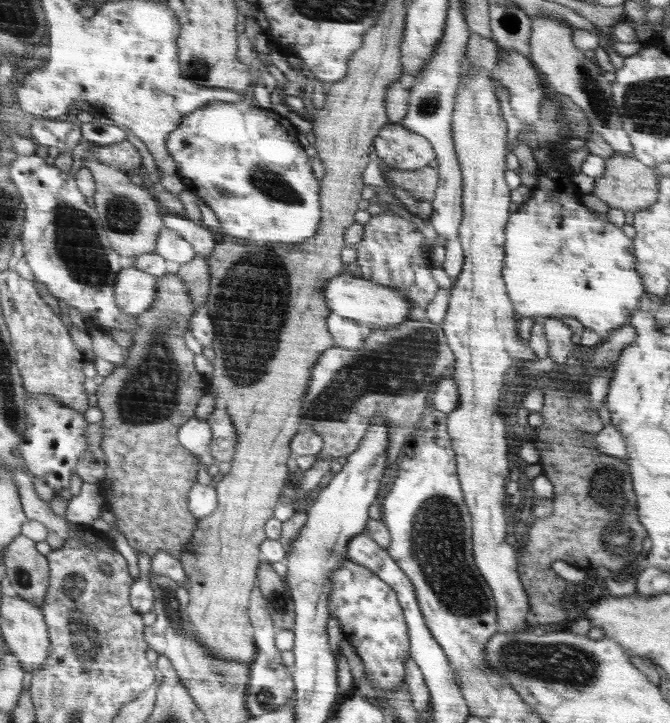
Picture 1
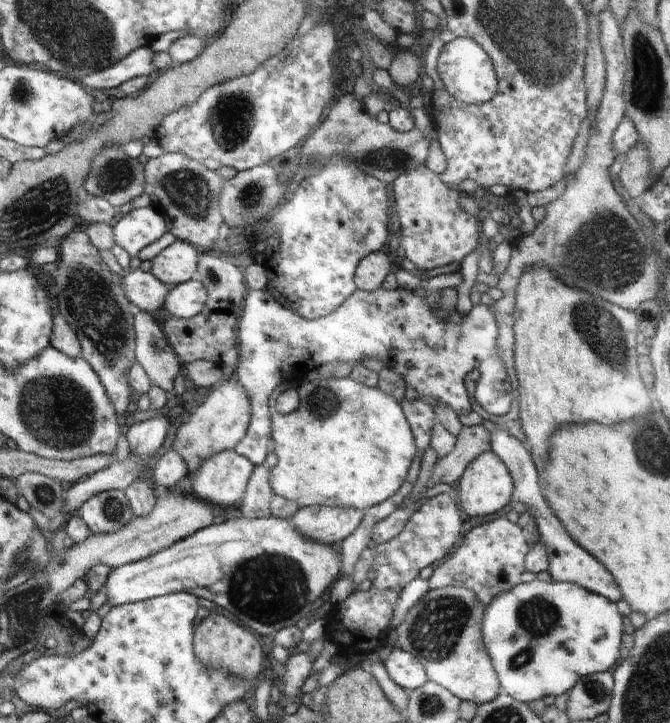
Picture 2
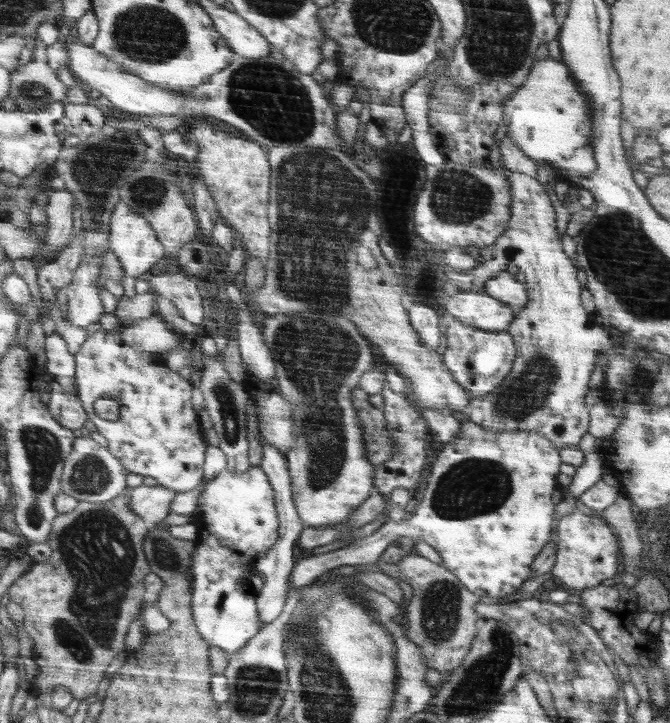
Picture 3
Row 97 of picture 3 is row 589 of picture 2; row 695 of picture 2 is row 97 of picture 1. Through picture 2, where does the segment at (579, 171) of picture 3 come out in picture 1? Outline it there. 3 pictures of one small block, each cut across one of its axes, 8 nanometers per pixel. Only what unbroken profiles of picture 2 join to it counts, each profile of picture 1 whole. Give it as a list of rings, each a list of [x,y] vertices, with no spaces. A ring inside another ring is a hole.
[[[499,47],[496,66],[491,76],[500,80],[510,94],[510,106],[514,110],[514,116],[521,123],[520,131],[516,135],[517,142],[530,146],[532,150],[549,148],[550,166],[540,169],[538,174],[550,180],[550,186],[554,188],[554,196],[550,194],[552,190],[546,190],[548,194],[542,196],[533,194],[532,198],[520,205],[518,212],[511,216],[507,224],[507,258],[503,263],[503,279],[507,281],[507,292],[510,294],[515,311],[520,313],[521,318],[534,317],[542,320],[572,316],[585,328],[607,339],[612,331],[626,322],[626,318],[638,306],[638,300],[644,296],[645,284],[638,271],[638,255],[635,252],[634,240],[626,236],[621,228],[612,224],[606,214],[586,208],[580,198],[581,190],[570,182],[570,178],[566,178],[570,176],[572,170],[564,162],[568,154],[560,150],[560,144],[568,142],[572,138],[572,133],[562,113],[562,101],[558,99],[562,94],[554,91],[554,95],[550,98],[550,94],[546,91],[547,81],[540,80],[540,75],[532,62],[530,57],[514,49]]]

